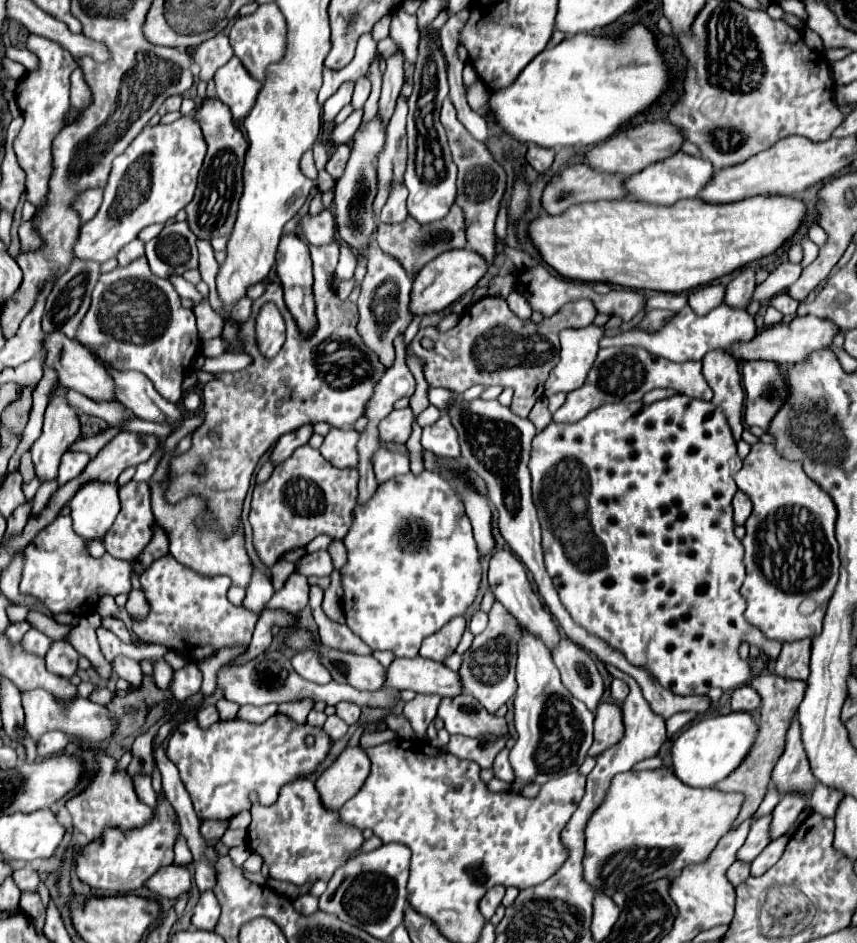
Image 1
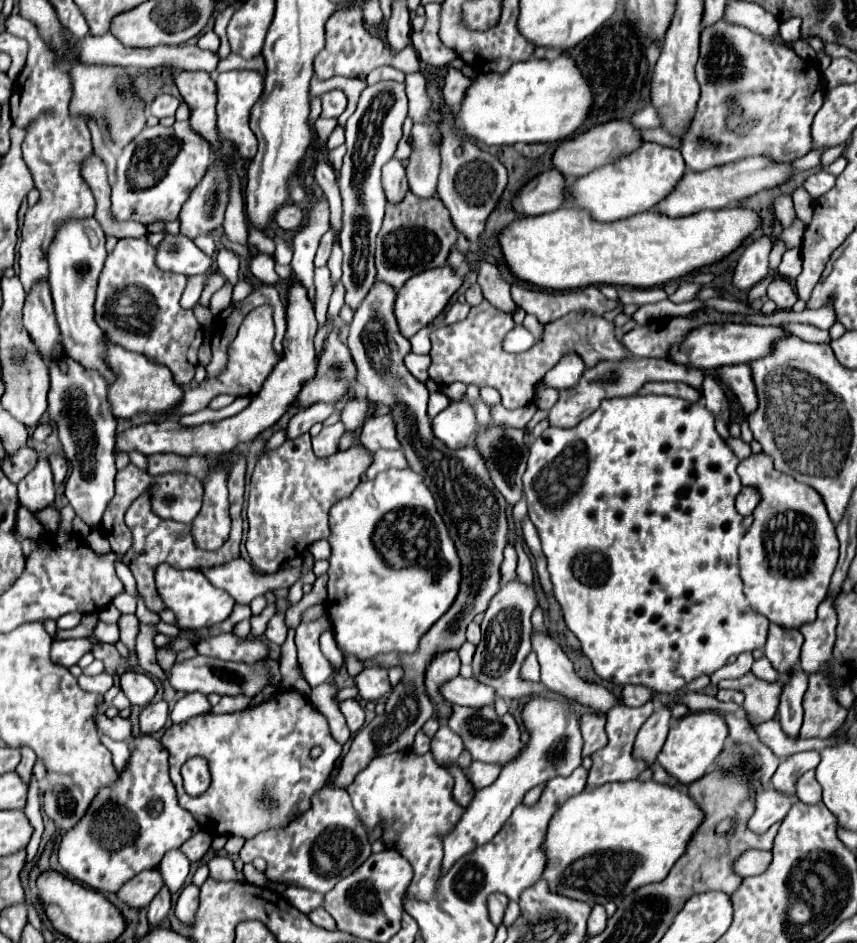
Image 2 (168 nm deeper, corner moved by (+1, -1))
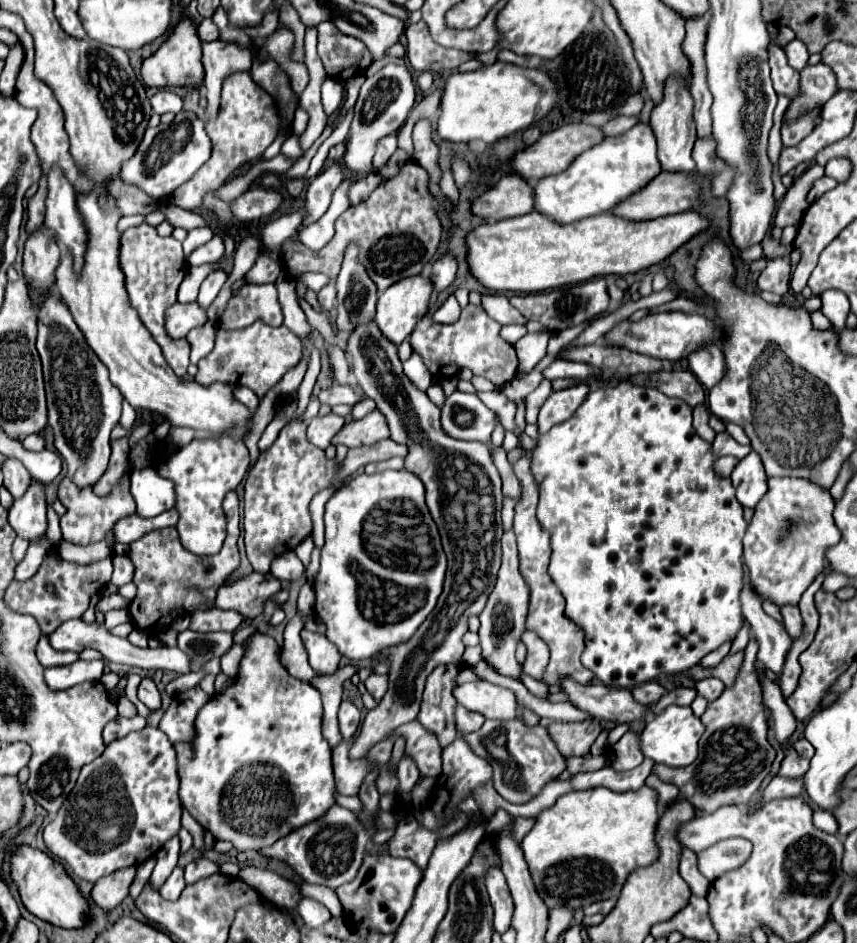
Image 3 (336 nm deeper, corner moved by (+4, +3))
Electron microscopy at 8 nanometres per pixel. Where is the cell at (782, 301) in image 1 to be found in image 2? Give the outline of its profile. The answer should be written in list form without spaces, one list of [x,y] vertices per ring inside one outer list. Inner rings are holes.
[[[774,276],[768,286],[768,298],[774,300],[780,310],[790,310],[798,300],[796,292],[792,290],[792,284],[784,276]]]

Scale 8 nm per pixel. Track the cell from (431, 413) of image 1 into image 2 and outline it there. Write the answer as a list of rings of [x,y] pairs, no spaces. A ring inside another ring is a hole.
[[[434,392],[434,394],[430,394],[430,404],[428,404],[428,414],[430,414],[430,418],[438,416],[448,404],[450,404],[450,400],[448,400],[442,392]]]

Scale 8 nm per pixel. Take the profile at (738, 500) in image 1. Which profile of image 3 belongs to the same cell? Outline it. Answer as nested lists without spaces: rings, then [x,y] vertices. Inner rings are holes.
[[[751,450],[749,456],[745,456],[737,464],[737,468],[731,474],[731,480],[737,490],[737,500],[745,508],[755,508],[757,502],[767,492],[767,476],[765,476],[765,470],[757,452]]]

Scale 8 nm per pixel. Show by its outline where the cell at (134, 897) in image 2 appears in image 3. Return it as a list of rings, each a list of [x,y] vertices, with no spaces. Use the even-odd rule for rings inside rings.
[[[121,868],[119,872],[113,872],[111,876],[101,878],[91,892],[91,900],[101,906],[103,910],[113,910],[117,908],[127,896],[129,896],[129,886],[135,880],[137,868]]]

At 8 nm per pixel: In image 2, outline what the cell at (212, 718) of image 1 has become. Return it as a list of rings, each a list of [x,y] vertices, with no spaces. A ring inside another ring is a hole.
[[[236,694],[236,696],[222,696],[220,704],[214,706],[212,712],[216,712],[216,714],[224,714],[224,712],[238,712],[238,710],[242,710],[244,706],[248,706],[250,700],[252,700],[252,698],[250,698],[250,696],[246,698],[244,694]]]

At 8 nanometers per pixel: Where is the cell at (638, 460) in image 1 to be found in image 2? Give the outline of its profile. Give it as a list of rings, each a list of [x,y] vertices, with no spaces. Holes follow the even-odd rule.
[[[634,394],[634,396],[624,396],[624,398],[606,398],[602,400],[600,408],[590,414],[584,422],[580,422],[578,426],[574,428],[548,428],[542,432],[540,438],[534,438],[532,444],[530,444],[530,458],[528,458],[528,466],[526,466],[526,472],[524,472],[524,492],[526,492],[526,498],[528,498],[528,516],[530,520],[534,522],[538,534],[540,534],[540,540],[542,540],[542,552],[548,560],[548,572],[550,572],[550,580],[554,584],[554,596],[556,600],[560,602],[562,606],[562,616],[566,620],[566,626],[570,628],[570,632],[580,640],[582,644],[582,652],[590,658],[592,662],[592,668],[594,672],[602,678],[602,680],[608,680],[608,682],[614,682],[614,684],[642,684],[646,688],[652,688],[656,692],[664,692],[664,694],[674,694],[678,688],[682,688],[684,684],[688,684],[690,680],[702,676],[702,674],[708,674],[712,676],[718,668],[722,668],[726,664],[726,660],[732,656],[732,654],[742,654],[742,652],[748,652],[748,650],[756,650],[756,648],[764,648],[764,640],[768,636],[768,618],[760,616],[758,612],[754,612],[742,592],[742,578],[740,578],[740,570],[738,570],[738,544],[742,540],[742,536],[746,534],[746,530],[742,528],[742,516],[736,512],[734,508],[734,500],[742,488],[740,484],[740,478],[736,474],[736,464],[740,460],[736,460],[736,454],[728,448],[728,444],[716,436],[716,430],[714,430],[714,420],[712,420],[712,414],[708,410],[704,410],[704,404],[702,402],[688,402],[688,400],[682,400],[682,398],[674,398],[674,396],[640,396],[640,394]]]

